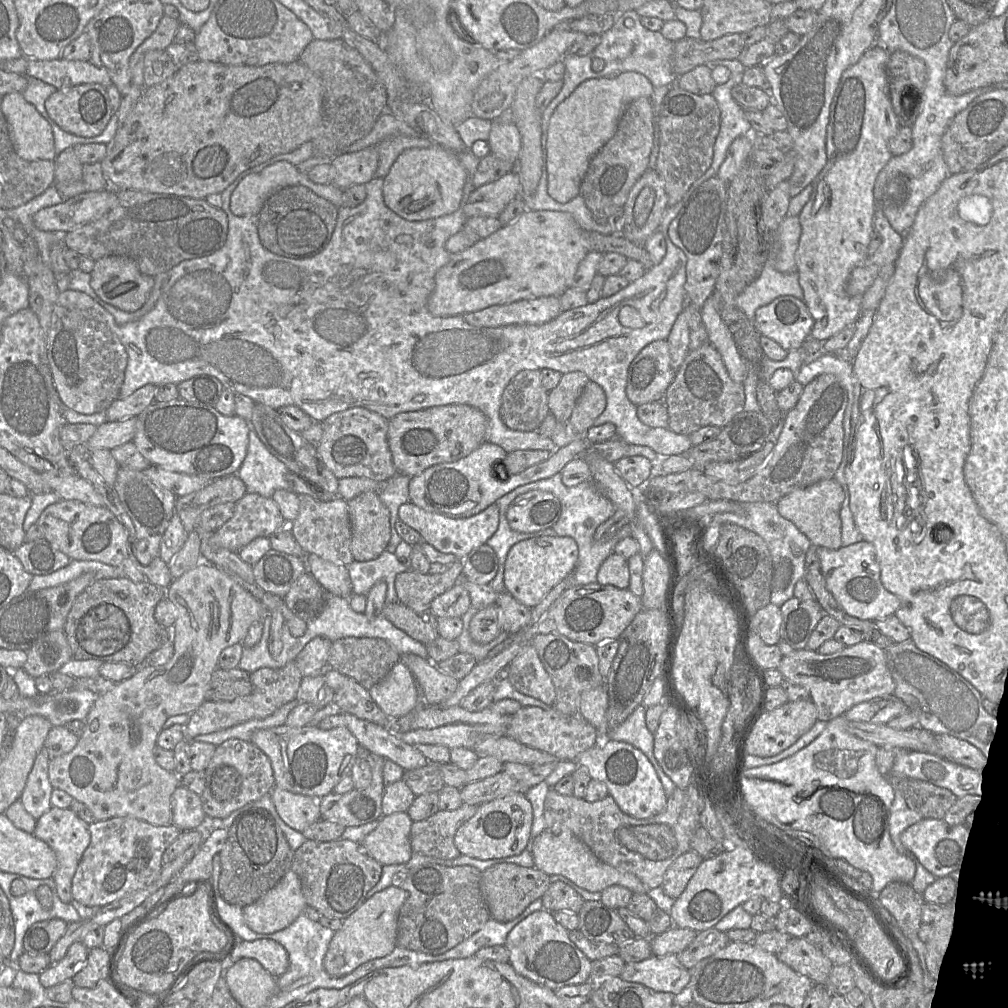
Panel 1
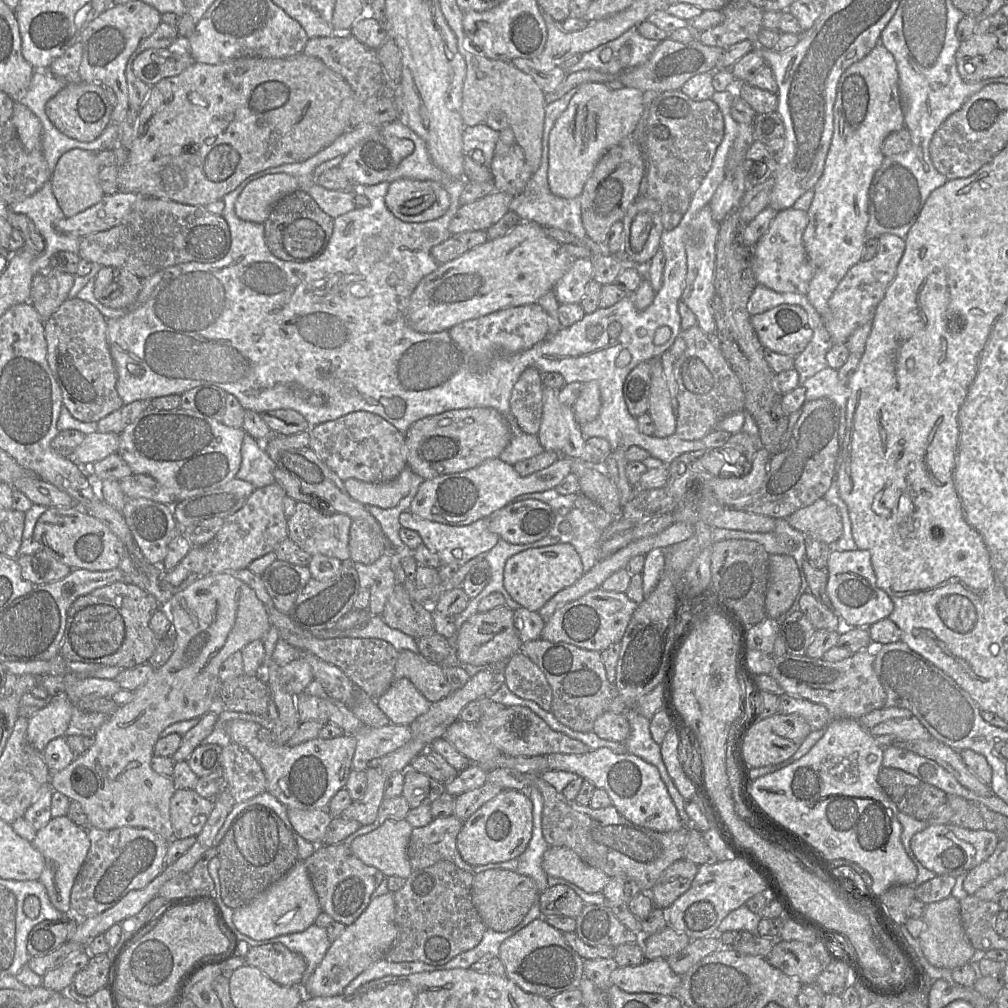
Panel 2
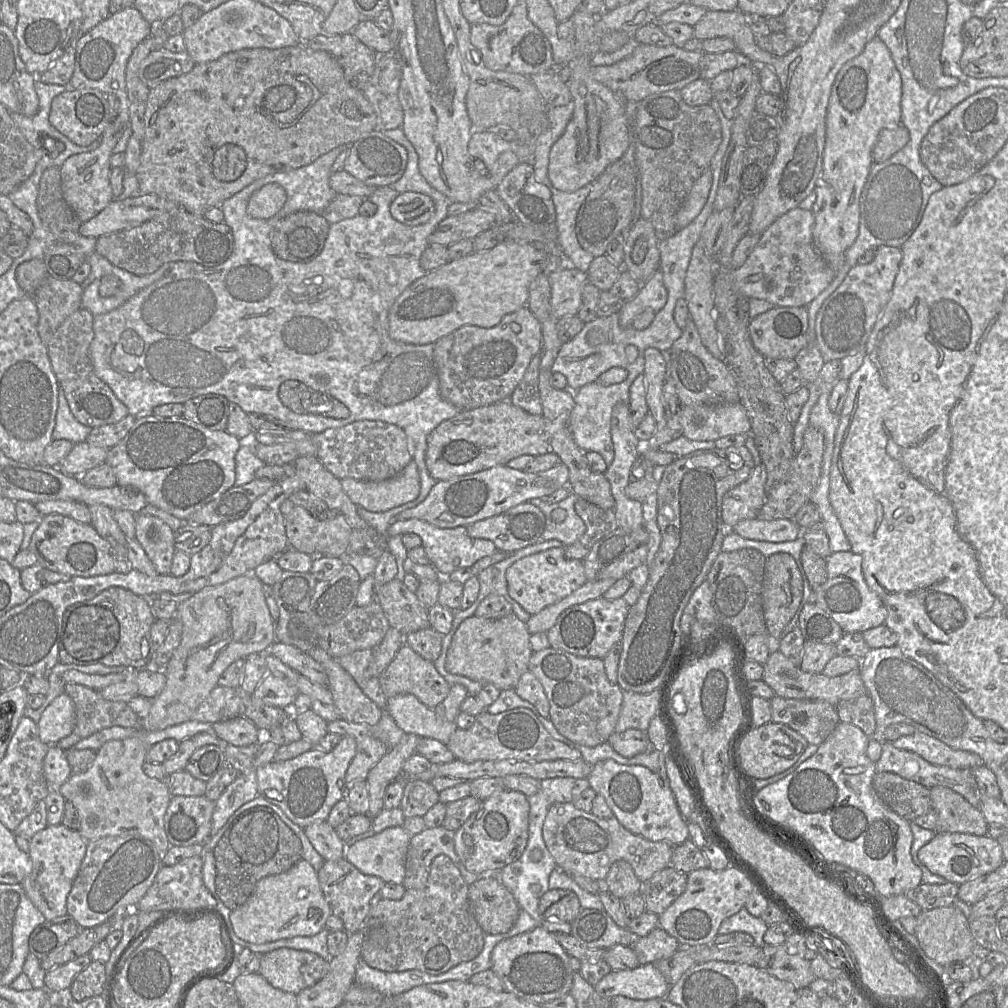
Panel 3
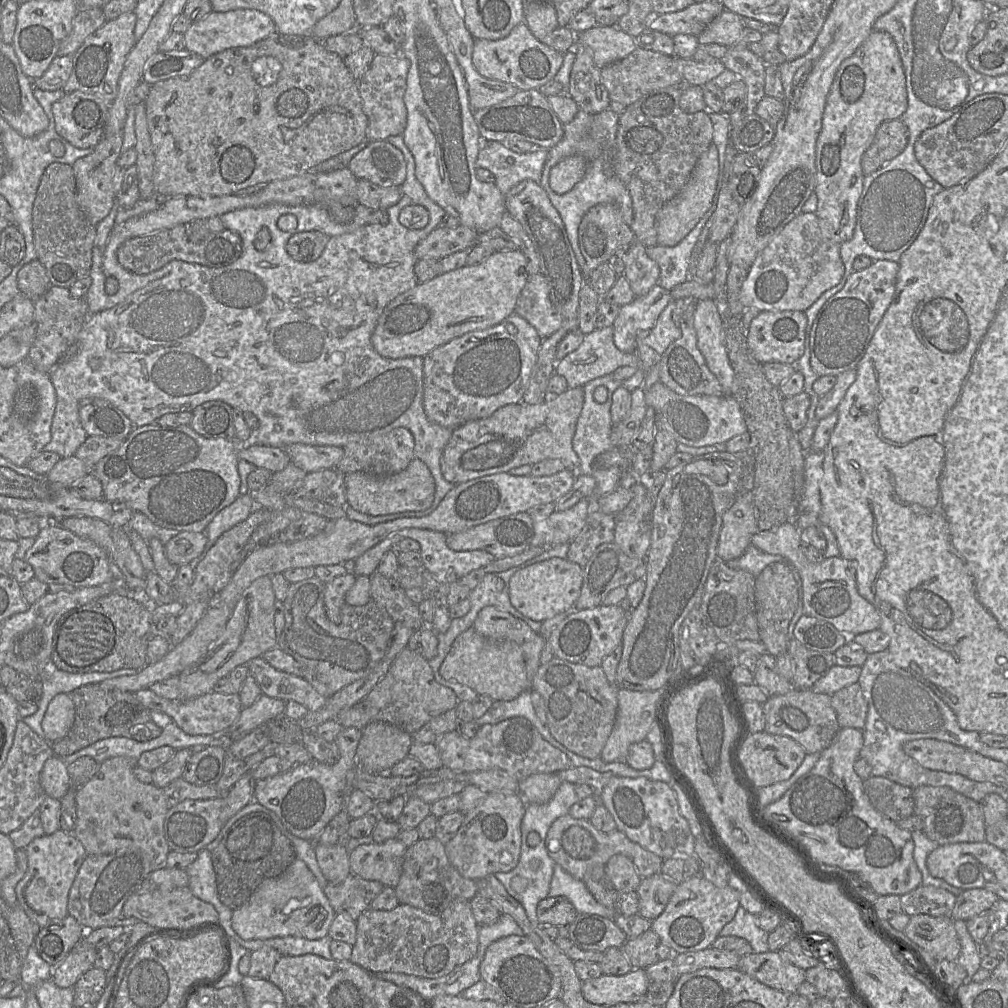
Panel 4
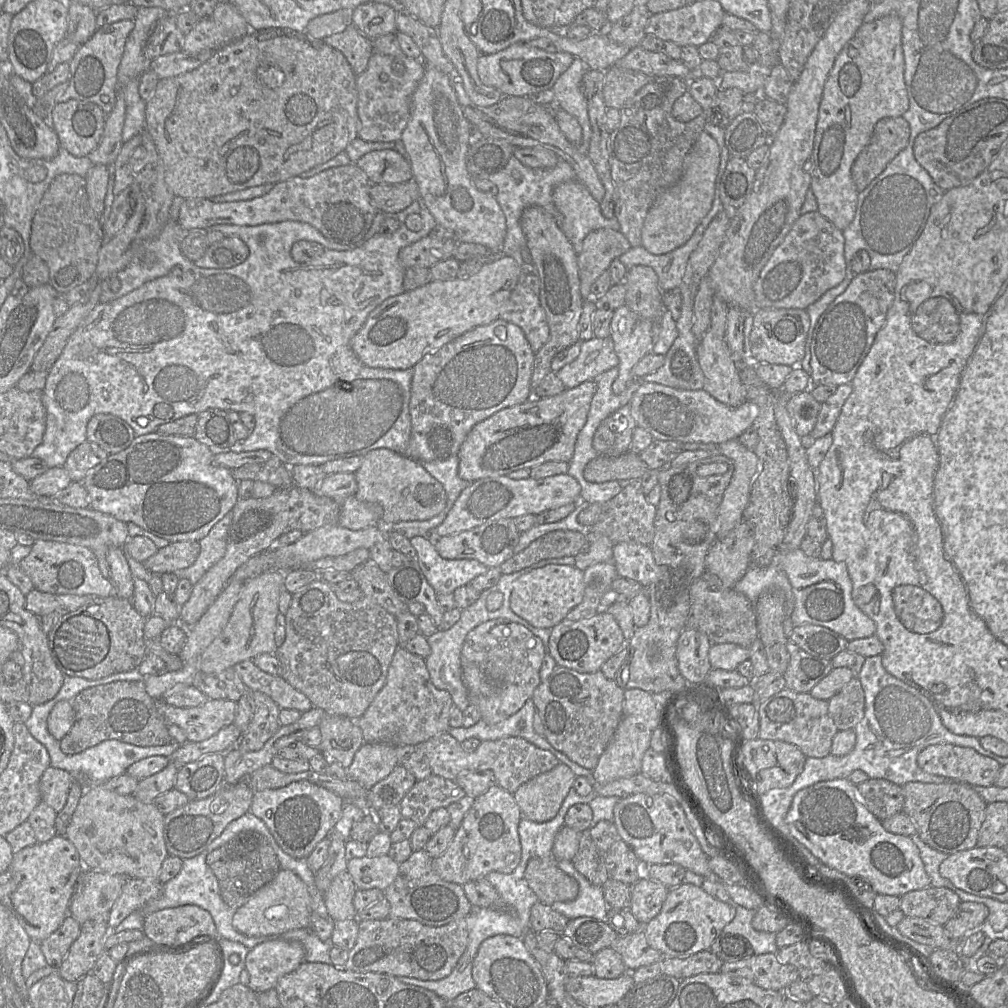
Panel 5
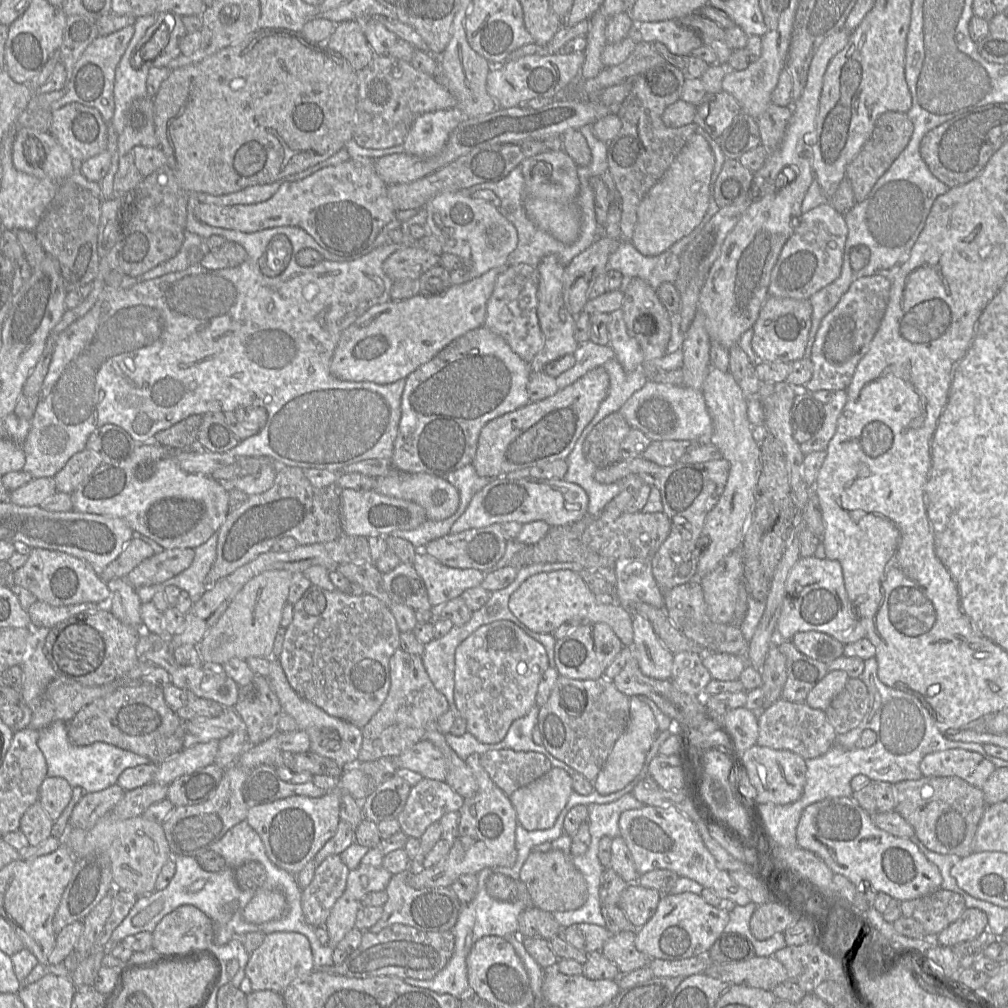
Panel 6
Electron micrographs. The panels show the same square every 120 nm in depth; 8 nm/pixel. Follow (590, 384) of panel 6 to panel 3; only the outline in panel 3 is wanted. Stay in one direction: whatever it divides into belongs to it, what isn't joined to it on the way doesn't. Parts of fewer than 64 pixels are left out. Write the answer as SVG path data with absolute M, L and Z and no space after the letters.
M509 400L462 411L441 422L428 436L425 462L430 475L437 481L474 474L495 466L506 465L522 456L534 457L553 453L569 471L568 486L572 493L603 510L614 509L615 500L604 473L594 472L585 453L575 443L567 421L552 421L532 415Z

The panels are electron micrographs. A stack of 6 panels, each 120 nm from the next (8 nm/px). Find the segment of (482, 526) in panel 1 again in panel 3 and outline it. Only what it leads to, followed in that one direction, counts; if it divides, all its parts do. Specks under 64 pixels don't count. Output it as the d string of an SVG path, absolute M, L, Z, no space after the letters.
M419 519L397 521L388 529L388 536L417 534L422 540L422 546L430 560L430 564L438 573L446 578L456 569L470 568L478 560L492 555L496 550L495 544L487 539L474 539L468 534L465 526L456 528L439 528Z

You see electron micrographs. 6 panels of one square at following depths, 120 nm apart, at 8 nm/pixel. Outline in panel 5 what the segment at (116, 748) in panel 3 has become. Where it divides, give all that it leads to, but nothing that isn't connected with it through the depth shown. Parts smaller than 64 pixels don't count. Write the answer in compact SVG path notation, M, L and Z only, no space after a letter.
M93 784L80 798L65 837L75 846L86 869L125 875L131 879L158 879L164 860L169 856L164 840L163 815L153 804L145 804L133 795L120 795L102 784Z

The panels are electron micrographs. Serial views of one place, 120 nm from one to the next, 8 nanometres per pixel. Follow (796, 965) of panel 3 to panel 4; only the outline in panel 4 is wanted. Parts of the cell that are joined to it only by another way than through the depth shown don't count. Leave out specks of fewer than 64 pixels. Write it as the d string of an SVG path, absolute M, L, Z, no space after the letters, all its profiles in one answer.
M779 951L751 953L741 957L737 969L761 983L787 994L796 993L805 971L787 961Z

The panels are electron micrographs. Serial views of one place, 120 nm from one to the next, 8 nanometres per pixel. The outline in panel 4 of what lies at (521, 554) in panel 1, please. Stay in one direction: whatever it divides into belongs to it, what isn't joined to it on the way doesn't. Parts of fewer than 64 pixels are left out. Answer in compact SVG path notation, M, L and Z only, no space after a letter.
M553 557L520 569L510 579L509 598L513 607L533 621L543 622L572 608L583 584L582 567Z

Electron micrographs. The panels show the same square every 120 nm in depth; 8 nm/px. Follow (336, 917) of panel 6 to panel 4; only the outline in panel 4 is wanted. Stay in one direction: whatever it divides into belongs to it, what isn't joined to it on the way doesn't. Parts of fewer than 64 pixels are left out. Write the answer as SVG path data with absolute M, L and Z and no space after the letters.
M315 841L314 851L320 870L328 882L342 881L351 873L349 854L343 844L325 845Z

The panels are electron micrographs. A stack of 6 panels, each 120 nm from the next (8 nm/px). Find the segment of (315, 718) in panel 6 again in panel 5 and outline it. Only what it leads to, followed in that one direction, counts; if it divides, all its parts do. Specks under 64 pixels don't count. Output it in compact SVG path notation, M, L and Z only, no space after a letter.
M327 715L322 719L318 727L321 732L322 741L319 747L313 748L319 748L320 752L322 752L324 756L331 756L334 760L338 761L345 769L347 769L352 764L355 753L364 743L362 731L358 723L345 716Z

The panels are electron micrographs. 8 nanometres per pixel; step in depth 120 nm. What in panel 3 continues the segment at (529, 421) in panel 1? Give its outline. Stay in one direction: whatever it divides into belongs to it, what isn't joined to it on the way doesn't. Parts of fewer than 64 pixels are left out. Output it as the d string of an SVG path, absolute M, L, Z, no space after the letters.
M541 357L532 358L524 376L510 397L510 402L524 411L540 416L543 408L539 394L539 367Z

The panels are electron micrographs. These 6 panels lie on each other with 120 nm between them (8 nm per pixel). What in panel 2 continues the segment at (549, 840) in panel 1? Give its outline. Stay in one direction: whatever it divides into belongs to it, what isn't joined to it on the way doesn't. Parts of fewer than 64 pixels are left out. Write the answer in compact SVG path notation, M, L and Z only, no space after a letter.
M549 847L543 855L542 868L547 876L562 878L588 894L600 893L610 881L610 877L604 872L589 866L565 847Z

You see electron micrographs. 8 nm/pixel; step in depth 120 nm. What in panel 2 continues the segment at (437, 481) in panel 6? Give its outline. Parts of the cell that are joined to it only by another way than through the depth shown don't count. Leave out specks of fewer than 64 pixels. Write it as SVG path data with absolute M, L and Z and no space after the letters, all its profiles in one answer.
M406 466L397 478L386 483L368 483L355 478L344 481L344 487L352 499L365 506L393 508L410 490L413 471Z

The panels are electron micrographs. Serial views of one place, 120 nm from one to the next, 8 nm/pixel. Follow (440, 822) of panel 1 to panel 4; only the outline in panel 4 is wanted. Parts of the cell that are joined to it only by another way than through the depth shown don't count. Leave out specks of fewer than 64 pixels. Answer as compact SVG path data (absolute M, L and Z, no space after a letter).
M437 838L419 839L407 847L401 877L394 888L399 904L407 904L428 913L440 913L456 900L470 901L477 894L476 881L464 878L449 862L445 845Z

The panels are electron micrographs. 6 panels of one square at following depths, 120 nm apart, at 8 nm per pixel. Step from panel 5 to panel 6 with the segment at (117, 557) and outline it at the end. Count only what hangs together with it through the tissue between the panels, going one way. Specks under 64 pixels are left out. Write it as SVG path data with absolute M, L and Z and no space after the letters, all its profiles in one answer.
M114 578L107 582L111 597L108 609L121 622L141 627L141 602L136 589L125 578Z

